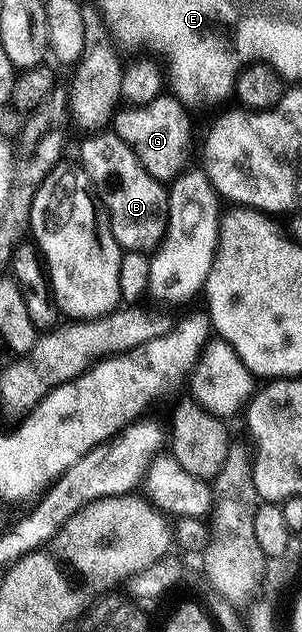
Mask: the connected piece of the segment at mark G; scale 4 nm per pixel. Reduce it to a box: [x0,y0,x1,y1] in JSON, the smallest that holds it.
[113,95,191,183]

